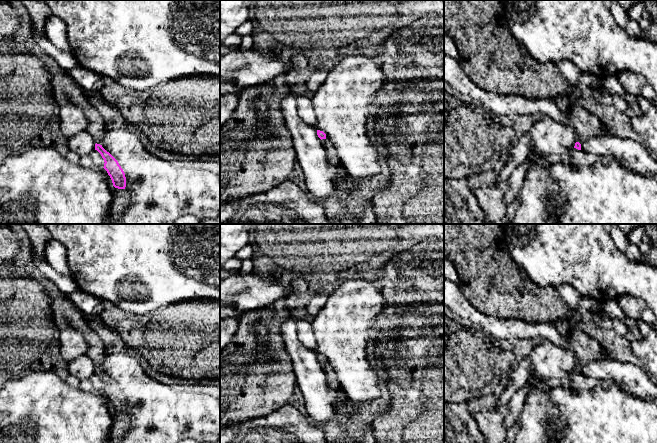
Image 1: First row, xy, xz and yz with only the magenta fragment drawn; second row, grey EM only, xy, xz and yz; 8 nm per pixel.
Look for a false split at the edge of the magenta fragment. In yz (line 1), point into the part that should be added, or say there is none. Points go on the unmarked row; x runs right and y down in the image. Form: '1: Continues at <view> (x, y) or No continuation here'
1: No continuation here

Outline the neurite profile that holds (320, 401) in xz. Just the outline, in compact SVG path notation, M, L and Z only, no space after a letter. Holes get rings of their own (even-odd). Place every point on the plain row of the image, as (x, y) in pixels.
M293 318L282 323L280 334L292 359L296 384L305 400L309 420L323 426L334 414L340 392L333 391L328 386L317 353L306 348L298 339L297 322Z

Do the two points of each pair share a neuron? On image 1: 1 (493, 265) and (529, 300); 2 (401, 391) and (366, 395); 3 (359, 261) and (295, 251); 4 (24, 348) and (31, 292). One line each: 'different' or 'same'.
1: same
2: different
3: same
4: same

